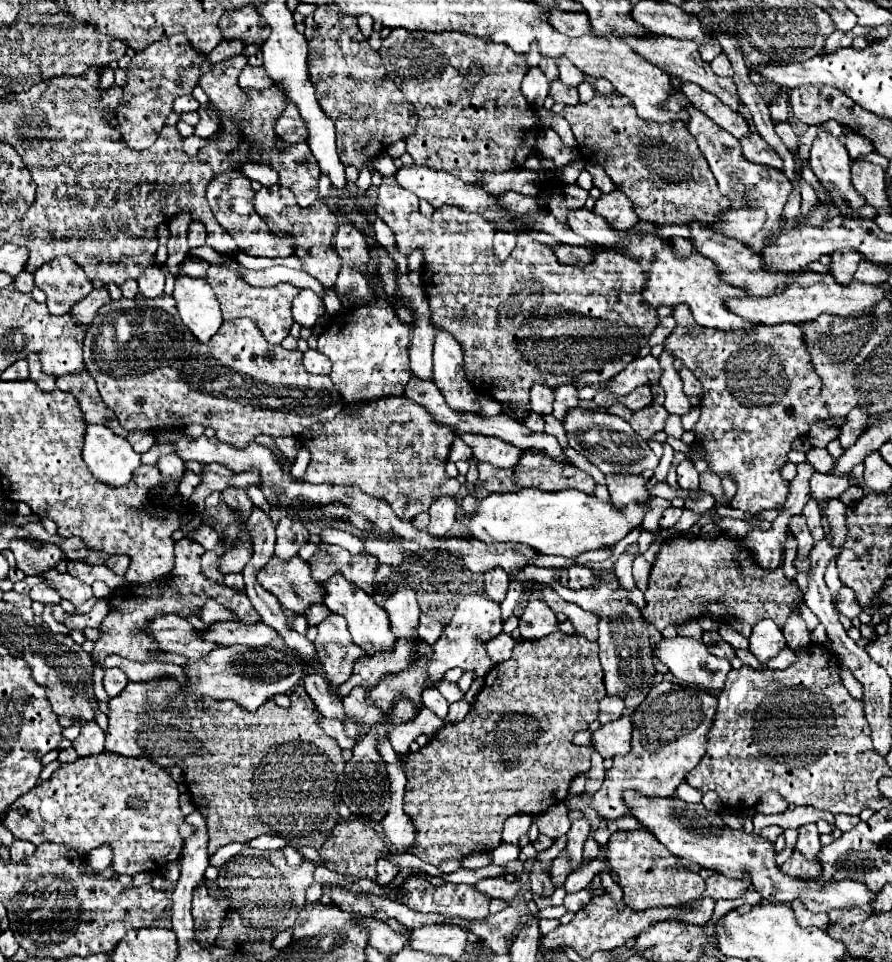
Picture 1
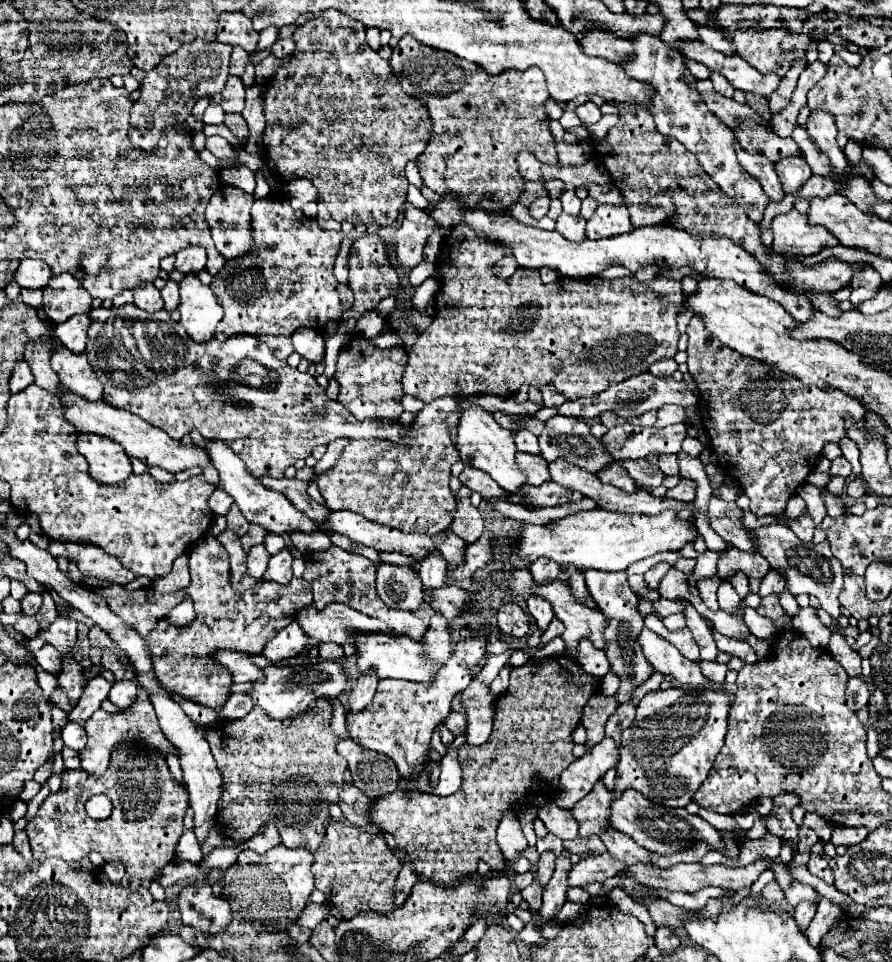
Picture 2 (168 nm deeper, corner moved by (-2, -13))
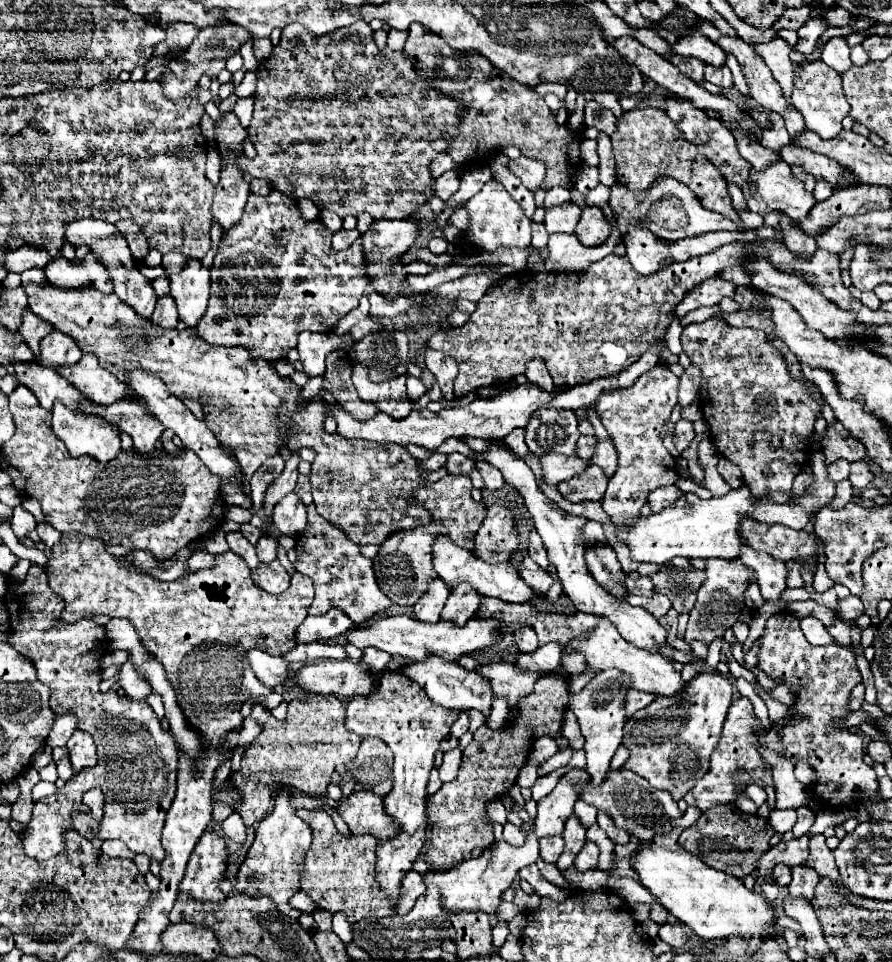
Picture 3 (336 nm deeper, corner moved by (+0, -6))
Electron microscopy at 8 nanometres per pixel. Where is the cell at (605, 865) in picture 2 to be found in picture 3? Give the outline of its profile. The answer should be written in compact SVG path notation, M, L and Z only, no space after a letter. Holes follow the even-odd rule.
M809 836L793 838L789 842L779 842L771 850L767 850L765 856L761 856L761 864L757 868L757 876L765 876L769 870L773 870L775 864L787 864L797 866L809 856Z

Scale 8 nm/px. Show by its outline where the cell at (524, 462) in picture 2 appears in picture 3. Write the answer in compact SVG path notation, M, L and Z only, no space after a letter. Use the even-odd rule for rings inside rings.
M563 454L541 456L541 464L547 484L559 484L571 480L573 476L579 476L589 466L585 460L577 456L563 456Z

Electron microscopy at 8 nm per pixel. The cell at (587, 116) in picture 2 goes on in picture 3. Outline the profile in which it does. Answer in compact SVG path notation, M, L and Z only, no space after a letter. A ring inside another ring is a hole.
M597 102L585 104L585 126L595 126L599 132L611 136L617 130L617 118L611 110L603 108Z

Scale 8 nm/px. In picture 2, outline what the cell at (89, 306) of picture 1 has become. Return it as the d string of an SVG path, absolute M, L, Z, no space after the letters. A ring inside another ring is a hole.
M87 313L85 315L73 315L71 319L67 319L65 323L55 327L55 335L71 351L83 353L85 351L85 341L87 341L89 325L91 325L91 317Z

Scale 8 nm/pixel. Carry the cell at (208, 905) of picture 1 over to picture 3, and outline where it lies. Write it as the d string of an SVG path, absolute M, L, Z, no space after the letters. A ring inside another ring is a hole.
M205 830L191 852L181 892L187 892L199 902L223 902L225 894L219 890L219 880L225 876L229 862L227 844L215 830Z

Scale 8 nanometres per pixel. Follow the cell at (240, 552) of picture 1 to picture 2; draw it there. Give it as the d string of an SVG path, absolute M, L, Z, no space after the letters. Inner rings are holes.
M255 545L249 553L247 553L247 575L255 577L255 579L261 579L261 575L265 573L267 569L267 561L269 561L269 553L265 551L263 545Z

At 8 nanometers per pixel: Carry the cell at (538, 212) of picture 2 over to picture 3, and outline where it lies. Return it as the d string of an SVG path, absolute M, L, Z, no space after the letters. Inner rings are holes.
M553 188L553 190L549 190L547 192L547 196L545 196L545 208L547 206L555 206L555 204L561 204L561 202L569 202L571 200L571 194L569 194L569 190L567 188Z

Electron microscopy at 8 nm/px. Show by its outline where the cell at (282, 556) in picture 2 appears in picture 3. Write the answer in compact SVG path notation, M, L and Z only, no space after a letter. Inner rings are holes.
M275 560L271 564L261 562L259 568L255 572L251 572L251 578L253 578L253 584L257 584L261 590L265 590L273 596L283 594L289 588L289 580L291 580L289 574L285 572L285 568L279 564L279 560Z

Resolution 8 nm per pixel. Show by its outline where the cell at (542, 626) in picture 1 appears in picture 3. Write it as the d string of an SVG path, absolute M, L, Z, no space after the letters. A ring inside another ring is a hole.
M529 556L519 562L519 574L523 576L523 580L527 580L527 584L531 584L531 588L537 588L537 592L547 592L553 584L553 578Z

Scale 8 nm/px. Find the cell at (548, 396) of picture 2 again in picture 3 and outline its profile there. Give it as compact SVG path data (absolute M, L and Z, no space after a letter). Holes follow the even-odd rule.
M541 358L529 360L529 364L525 368L525 376L527 376L527 380L535 380L535 384L543 384L543 388L553 388L551 374L547 372L545 362Z

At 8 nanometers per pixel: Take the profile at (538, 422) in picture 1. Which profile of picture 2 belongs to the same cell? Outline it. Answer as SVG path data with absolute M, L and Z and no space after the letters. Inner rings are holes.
M521 429L515 433L515 445L517 445L517 451L539 455L539 439L527 429Z

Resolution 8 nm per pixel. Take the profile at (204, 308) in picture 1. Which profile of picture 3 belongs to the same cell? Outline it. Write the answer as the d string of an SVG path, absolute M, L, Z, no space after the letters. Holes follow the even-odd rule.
M187 260L183 270L169 278L171 296L179 308L179 320L195 328L209 302L209 270L199 260Z

